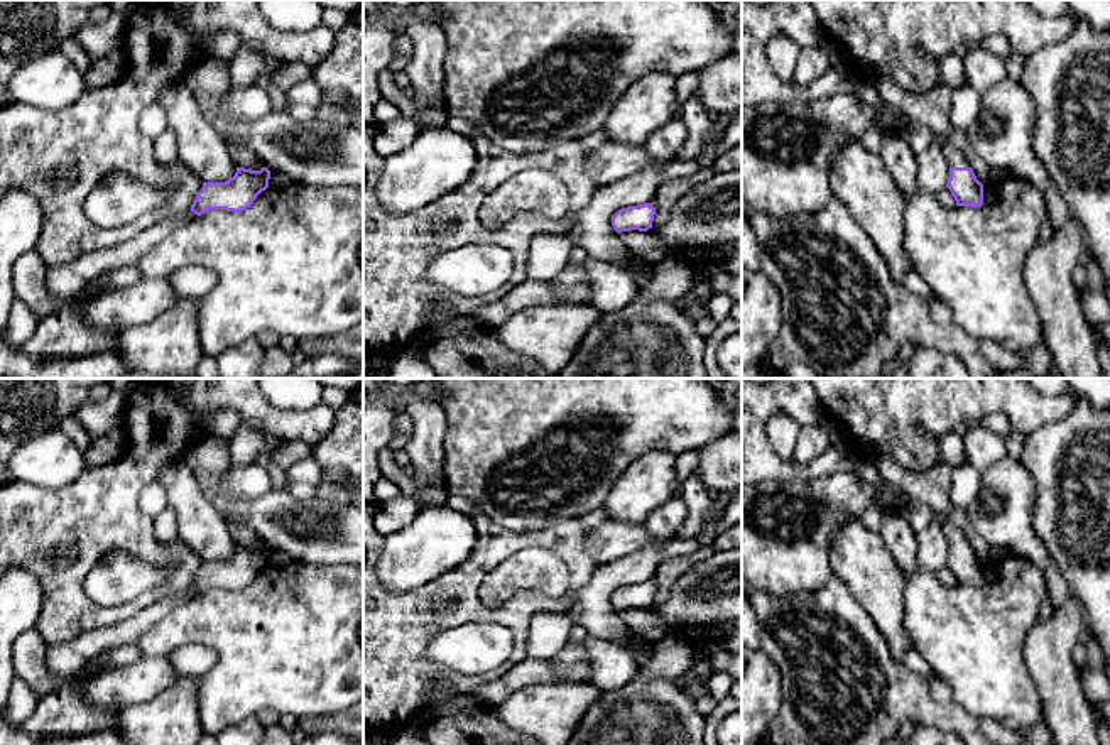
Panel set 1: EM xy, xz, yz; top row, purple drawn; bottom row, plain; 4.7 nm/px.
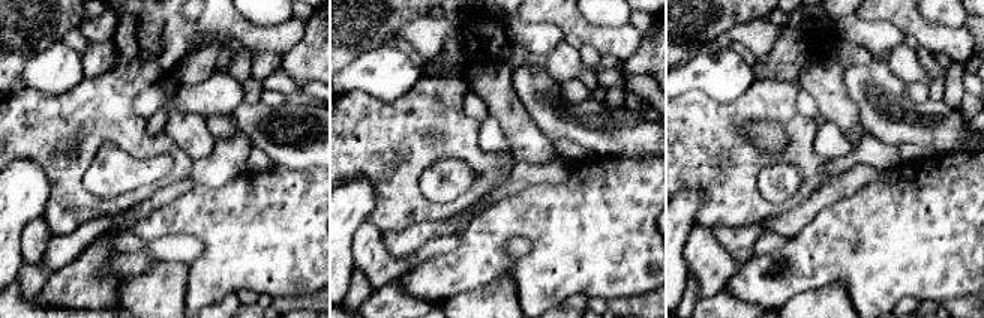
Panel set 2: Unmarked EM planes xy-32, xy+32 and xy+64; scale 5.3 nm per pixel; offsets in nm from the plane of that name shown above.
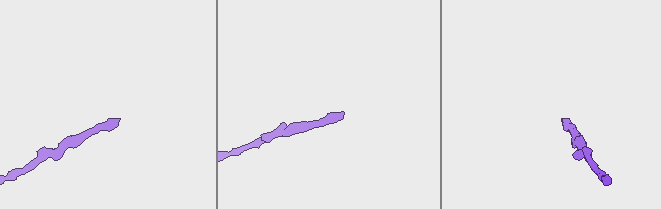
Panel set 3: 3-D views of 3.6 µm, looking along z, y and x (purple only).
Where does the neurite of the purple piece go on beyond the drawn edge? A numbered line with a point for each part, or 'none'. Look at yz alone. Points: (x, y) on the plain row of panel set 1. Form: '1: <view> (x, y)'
1: yz (955, 536)

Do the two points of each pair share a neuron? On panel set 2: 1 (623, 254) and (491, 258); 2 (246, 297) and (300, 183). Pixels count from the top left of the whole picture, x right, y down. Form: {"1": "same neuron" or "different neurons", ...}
{"1": "same neuron", "2": "different neurons"}

